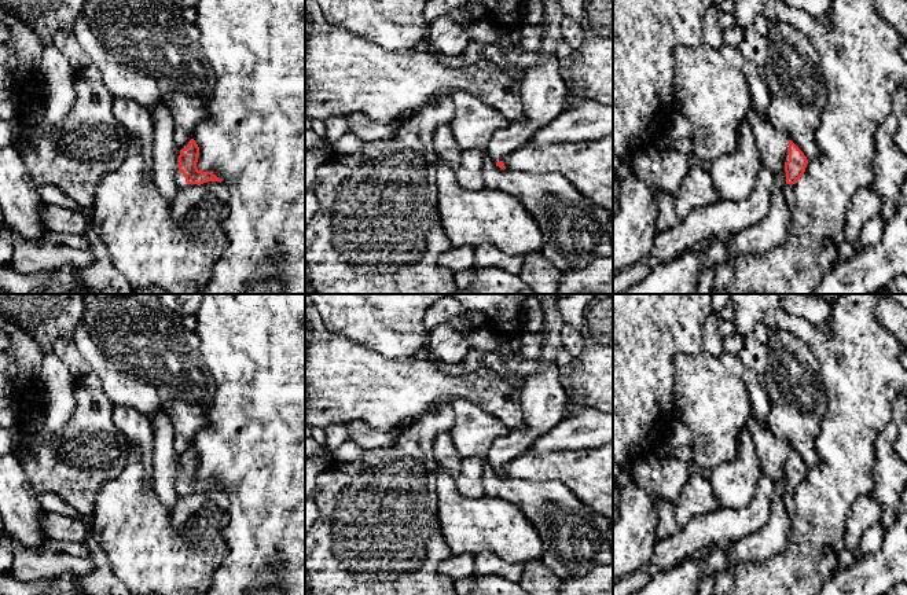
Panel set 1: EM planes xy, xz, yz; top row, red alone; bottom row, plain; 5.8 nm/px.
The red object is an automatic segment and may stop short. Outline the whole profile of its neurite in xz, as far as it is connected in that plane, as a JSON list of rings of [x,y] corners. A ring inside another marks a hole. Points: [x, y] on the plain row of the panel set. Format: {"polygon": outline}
{"polygon": [[[533,294],[544,312],[541,331],[544,345],[536,359],[539,370],[524,377],[518,386],[519,400],[525,426],[521,430],[511,430],[504,437],[492,442],[486,462],[500,477],[506,477],[503,467],[513,459],[525,453],[532,444],[548,430],[555,427],[565,416],[568,396],[559,382],[557,356],[562,345],[561,328],[565,322],[557,309],[557,294]]]}

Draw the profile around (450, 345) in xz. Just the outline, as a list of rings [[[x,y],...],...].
[[[449,323],[438,324],[429,331],[429,353],[448,364],[459,364],[471,349],[497,353],[502,339],[485,326],[467,330],[454,328]]]

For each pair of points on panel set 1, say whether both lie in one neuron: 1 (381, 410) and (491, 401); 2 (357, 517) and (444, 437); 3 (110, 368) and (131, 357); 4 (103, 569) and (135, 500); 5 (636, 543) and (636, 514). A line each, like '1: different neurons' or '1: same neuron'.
1: same neuron
2: different neurons
3: different neurons
4: different neurons
5: same neuron

